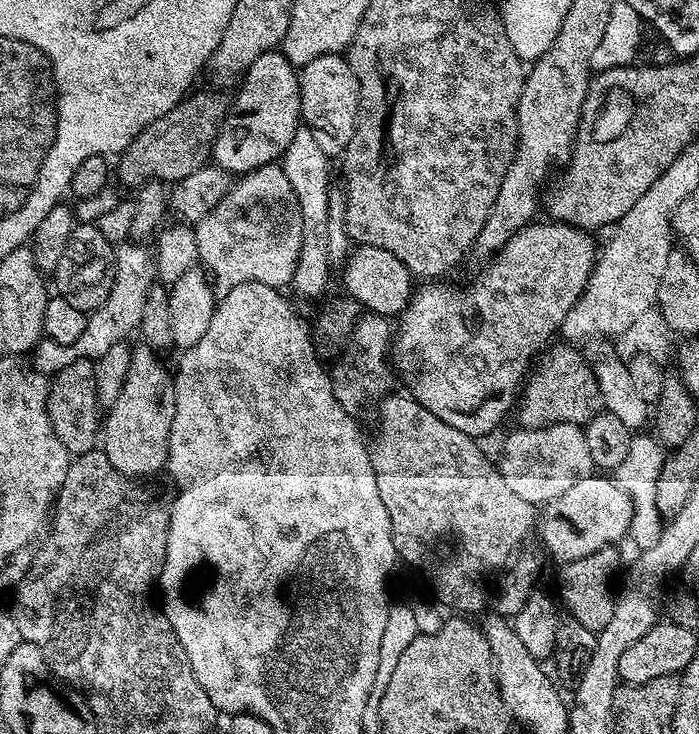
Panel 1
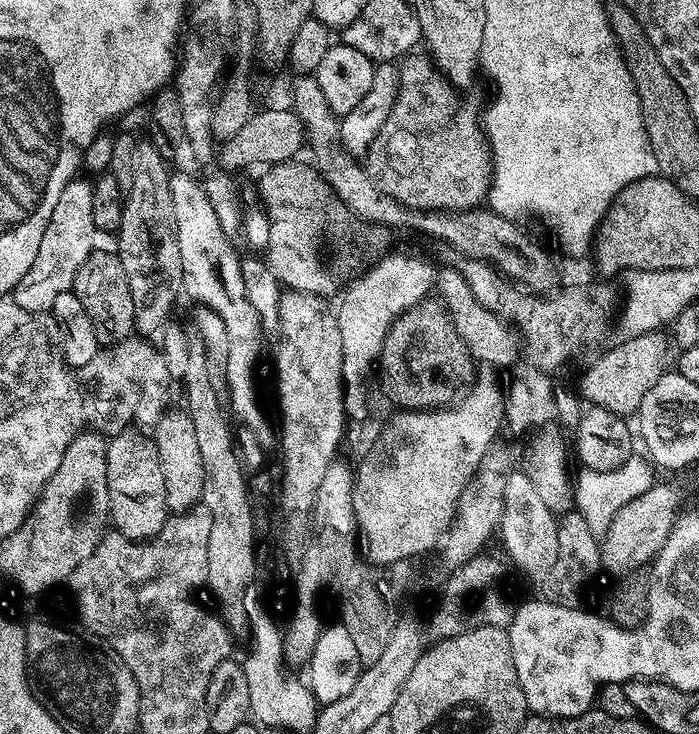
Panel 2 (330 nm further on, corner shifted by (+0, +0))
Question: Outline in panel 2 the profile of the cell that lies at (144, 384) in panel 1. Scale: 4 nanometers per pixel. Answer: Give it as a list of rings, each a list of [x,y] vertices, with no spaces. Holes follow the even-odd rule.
[[[125,430],[108,440],[107,489],[110,491],[109,517],[115,531],[128,540],[148,542],[164,528],[170,513],[166,502],[158,450],[151,435]]]

